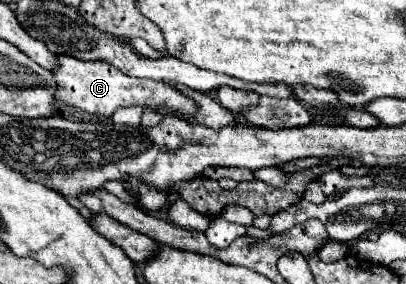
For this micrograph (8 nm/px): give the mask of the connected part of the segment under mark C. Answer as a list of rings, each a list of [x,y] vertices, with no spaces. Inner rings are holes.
[[[58,56],[58,68],[52,74],[56,80],[54,100],[76,106],[88,114],[110,118],[120,106],[148,106],[148,108],[166,106],[180,112],[182,116],[192,116],[196,110],[190,98],[170,88],[168,84],[156,82],[156,80],[130,78],[106,62],[82,62],[82,60],[76,60],[74,56]]]

